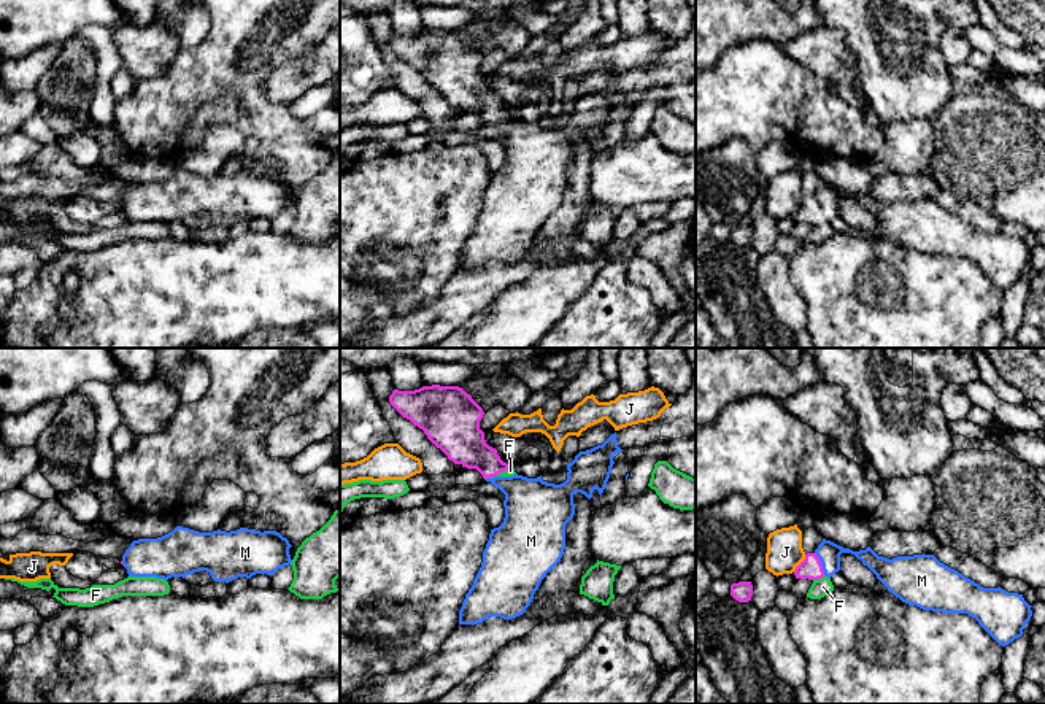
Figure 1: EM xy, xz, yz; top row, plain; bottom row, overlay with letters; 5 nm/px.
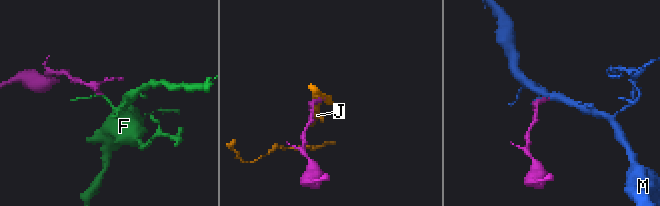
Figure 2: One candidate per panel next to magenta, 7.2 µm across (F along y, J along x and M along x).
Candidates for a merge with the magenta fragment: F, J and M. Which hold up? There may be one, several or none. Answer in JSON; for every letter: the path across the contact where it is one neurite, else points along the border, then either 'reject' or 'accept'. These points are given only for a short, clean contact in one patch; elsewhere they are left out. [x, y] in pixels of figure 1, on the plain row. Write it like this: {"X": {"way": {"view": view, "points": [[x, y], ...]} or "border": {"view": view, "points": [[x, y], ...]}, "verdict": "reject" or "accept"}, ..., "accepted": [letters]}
{"F": {"border": {"view": "yz", "points": [[825, 220], [813, 224]]}, "verdict": "reject"}, "J": {"border": {"view": "yz", "points": [[805, 199], [793, 215]]}, "verdict": "reject"}, "M": {"way": {"view": "yz", "points": [[810, 212], [820, 207], [828, 196]]}, "verdict": "accept"}, "accepted": ["M"]}

